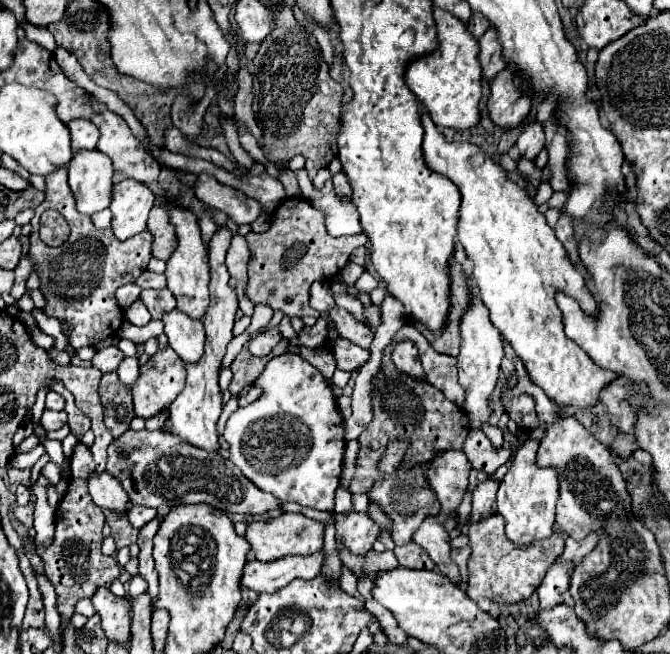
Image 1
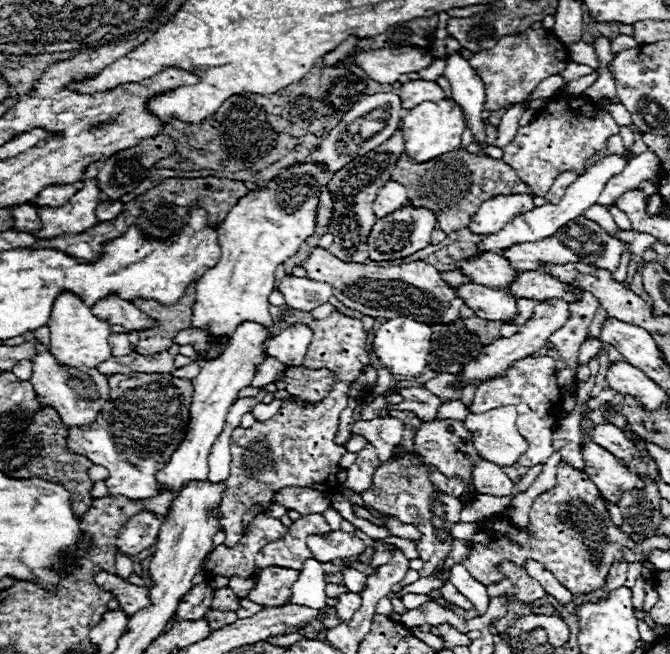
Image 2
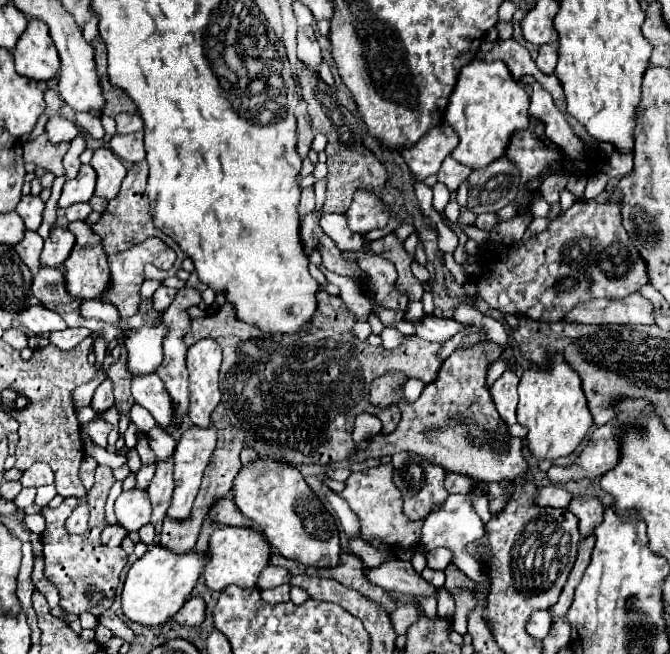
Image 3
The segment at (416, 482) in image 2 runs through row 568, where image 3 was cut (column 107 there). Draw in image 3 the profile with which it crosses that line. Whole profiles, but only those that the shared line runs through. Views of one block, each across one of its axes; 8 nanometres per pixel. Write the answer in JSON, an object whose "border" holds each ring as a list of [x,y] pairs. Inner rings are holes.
{"border":[[[94,418],[94,420],[90,420],[84,428],[86,428],[86,434],[88,434],[98,446],[106,448],[106,438],[108,438],[108,434],[110,434],[110,430],[112,430],[112,424],[110,424],[110,422],[100,420],[100,418]]]}

